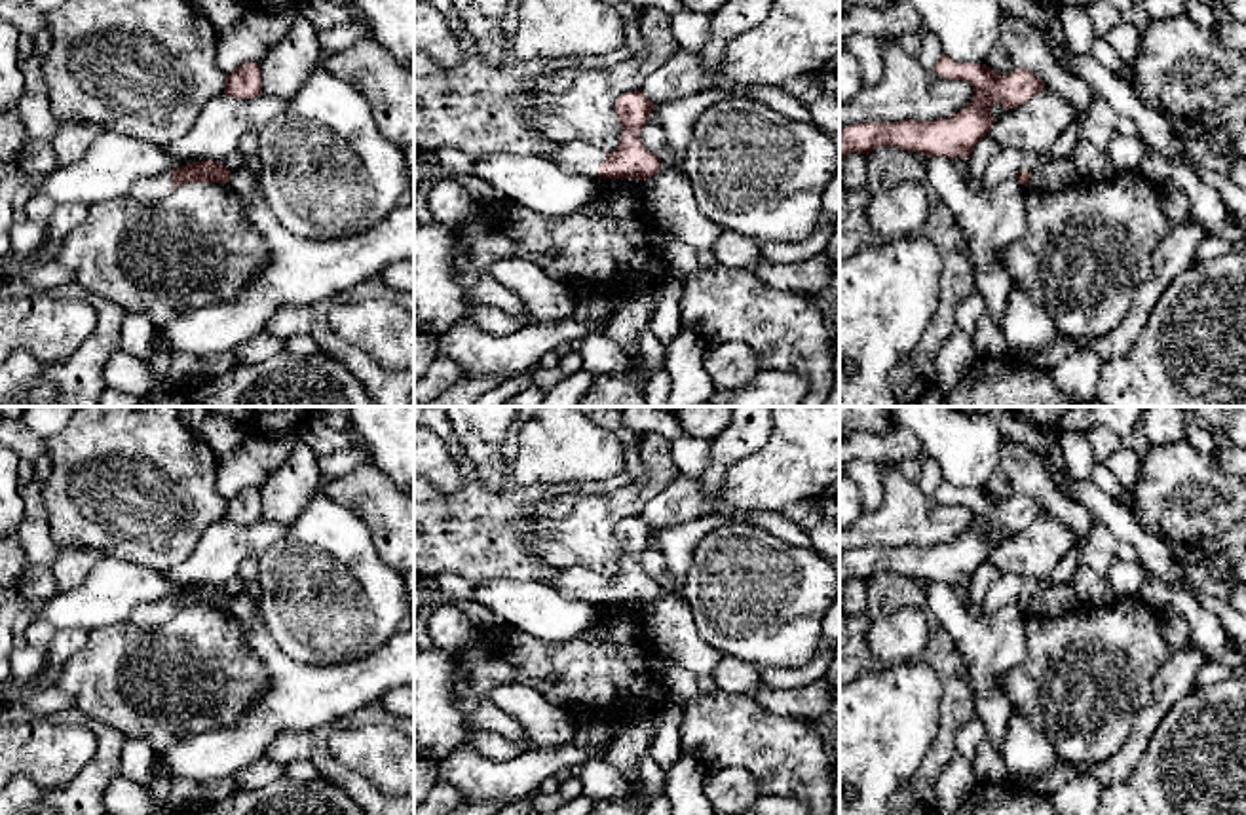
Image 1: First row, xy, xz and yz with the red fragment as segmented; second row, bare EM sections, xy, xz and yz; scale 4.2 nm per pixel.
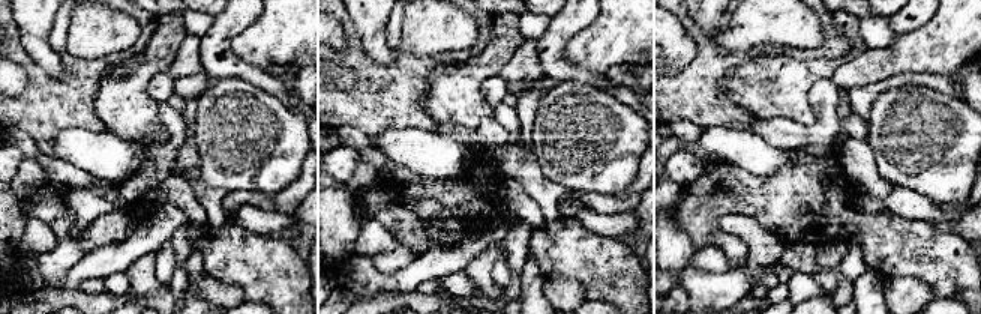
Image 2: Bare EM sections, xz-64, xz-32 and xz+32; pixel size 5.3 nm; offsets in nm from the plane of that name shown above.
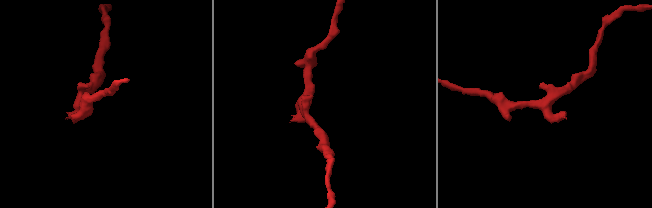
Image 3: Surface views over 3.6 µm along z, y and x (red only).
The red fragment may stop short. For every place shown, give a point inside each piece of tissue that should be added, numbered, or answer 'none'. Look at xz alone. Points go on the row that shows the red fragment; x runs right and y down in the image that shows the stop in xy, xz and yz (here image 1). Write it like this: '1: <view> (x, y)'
1: xz (582, 158)

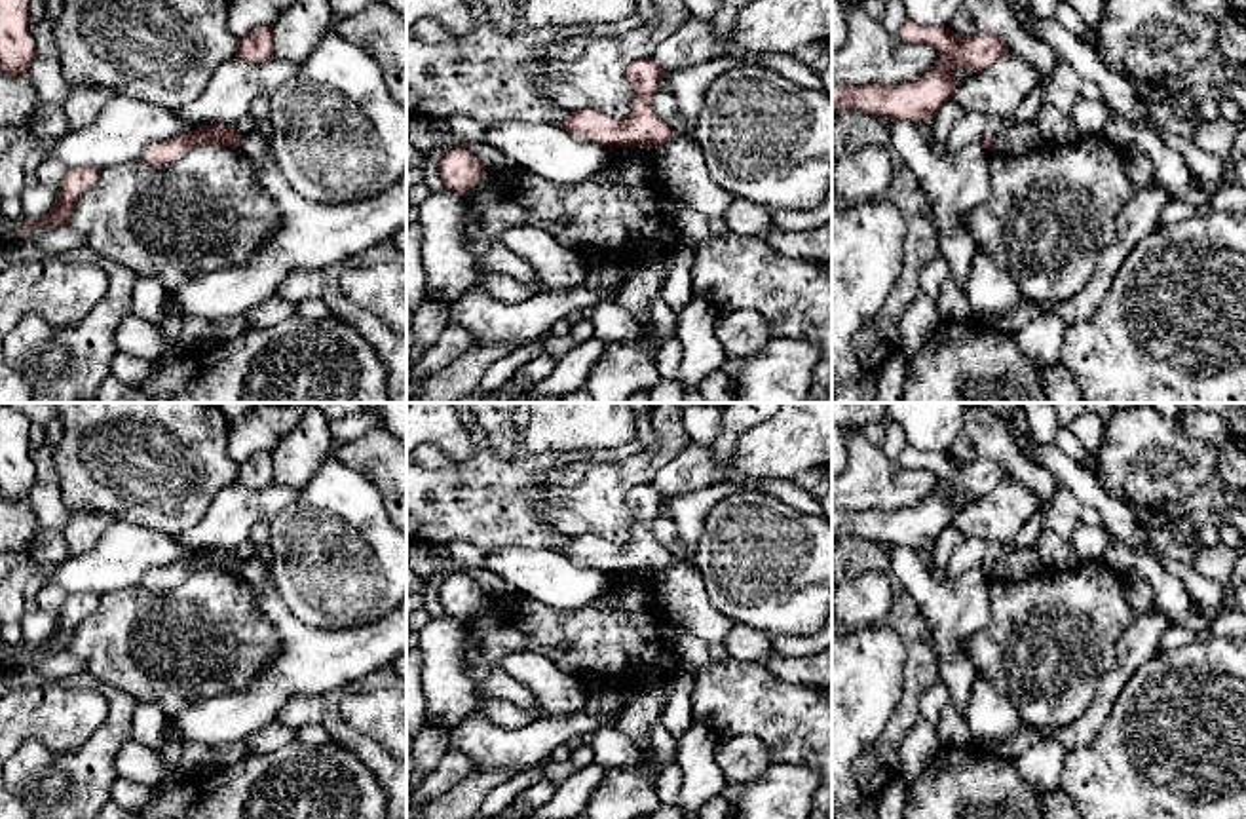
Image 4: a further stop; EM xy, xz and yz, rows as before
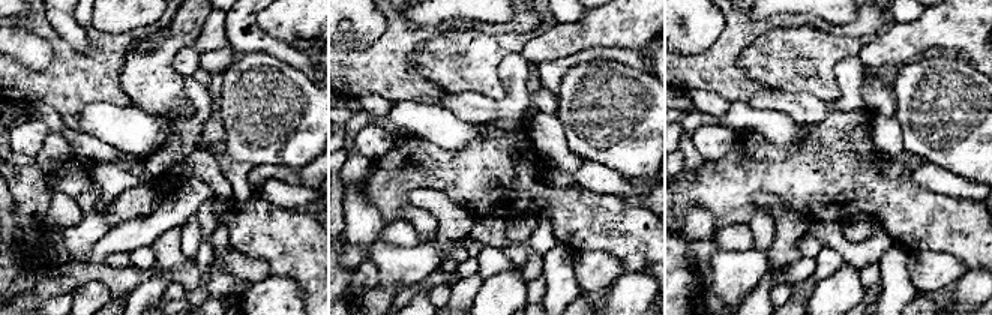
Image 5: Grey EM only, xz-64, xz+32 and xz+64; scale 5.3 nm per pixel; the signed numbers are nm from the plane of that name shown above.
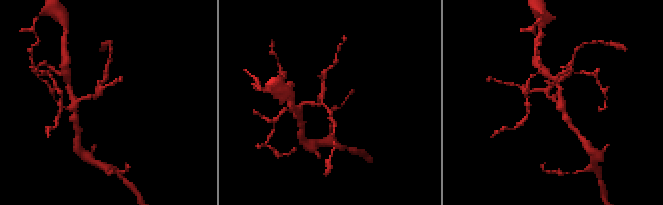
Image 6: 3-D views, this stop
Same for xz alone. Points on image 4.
none

